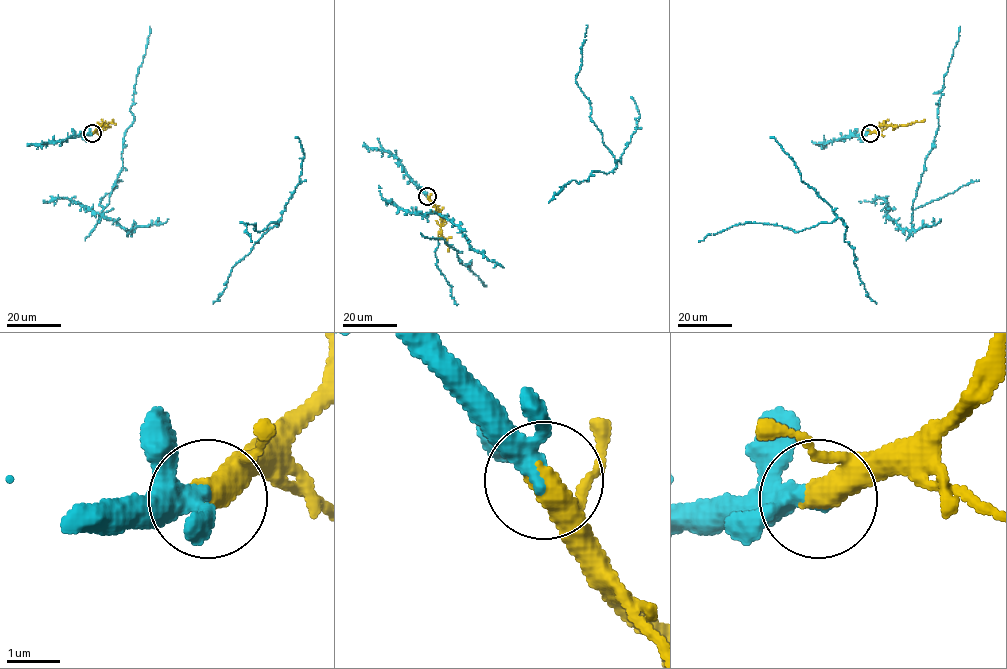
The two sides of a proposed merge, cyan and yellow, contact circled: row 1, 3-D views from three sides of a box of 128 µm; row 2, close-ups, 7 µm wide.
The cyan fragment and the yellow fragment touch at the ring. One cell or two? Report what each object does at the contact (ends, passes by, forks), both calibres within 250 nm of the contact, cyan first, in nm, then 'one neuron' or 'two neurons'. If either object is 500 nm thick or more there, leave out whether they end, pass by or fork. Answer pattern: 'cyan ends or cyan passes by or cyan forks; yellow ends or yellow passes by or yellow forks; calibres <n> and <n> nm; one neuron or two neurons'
cyan passes by; yellow passes by; calibres 240 and 400 nm; one neuron

